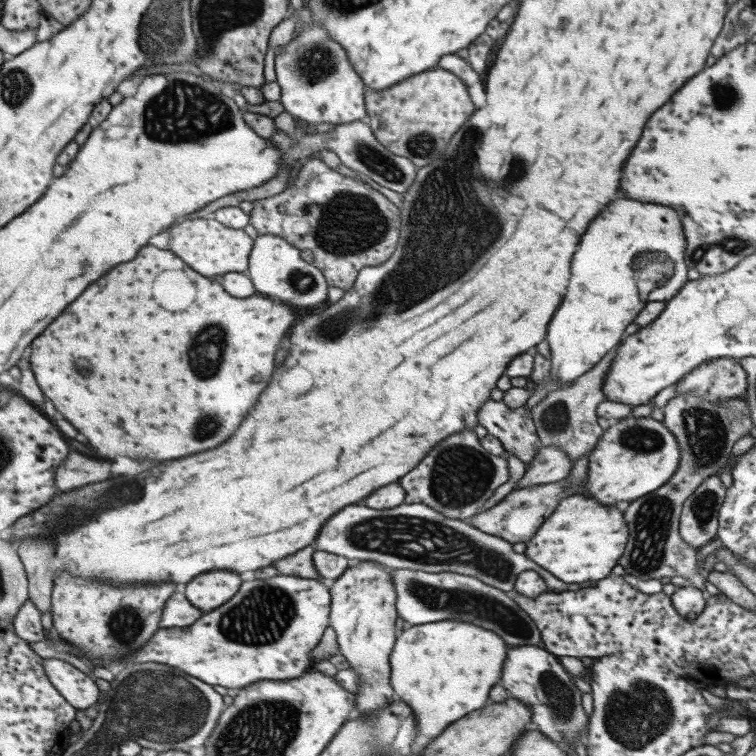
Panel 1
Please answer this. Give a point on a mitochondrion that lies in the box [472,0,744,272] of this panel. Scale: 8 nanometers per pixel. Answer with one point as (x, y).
(721, 94)

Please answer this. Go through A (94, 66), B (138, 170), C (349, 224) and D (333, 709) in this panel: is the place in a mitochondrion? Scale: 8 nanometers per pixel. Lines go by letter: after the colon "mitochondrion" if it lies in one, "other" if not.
A: other
B: other
C: mitochondrion
D: other

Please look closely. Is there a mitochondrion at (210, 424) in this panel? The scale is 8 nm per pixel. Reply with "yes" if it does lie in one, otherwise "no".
yes

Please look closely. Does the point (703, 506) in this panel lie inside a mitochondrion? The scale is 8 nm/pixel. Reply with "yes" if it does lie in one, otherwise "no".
yes

